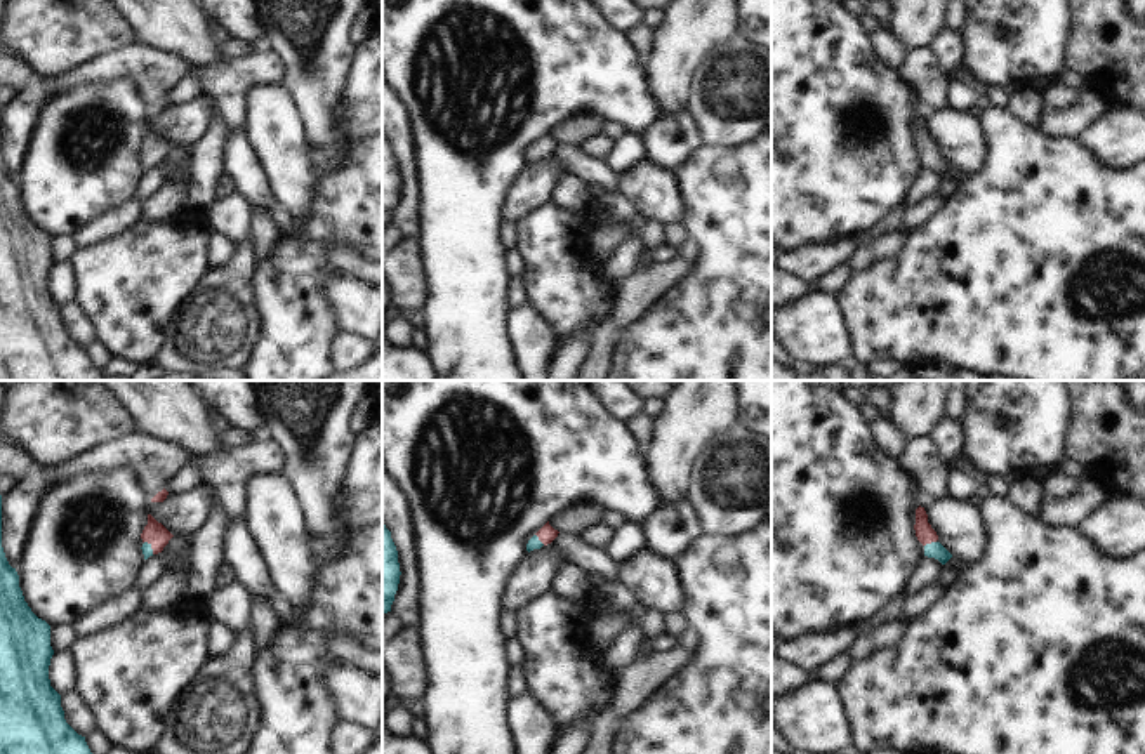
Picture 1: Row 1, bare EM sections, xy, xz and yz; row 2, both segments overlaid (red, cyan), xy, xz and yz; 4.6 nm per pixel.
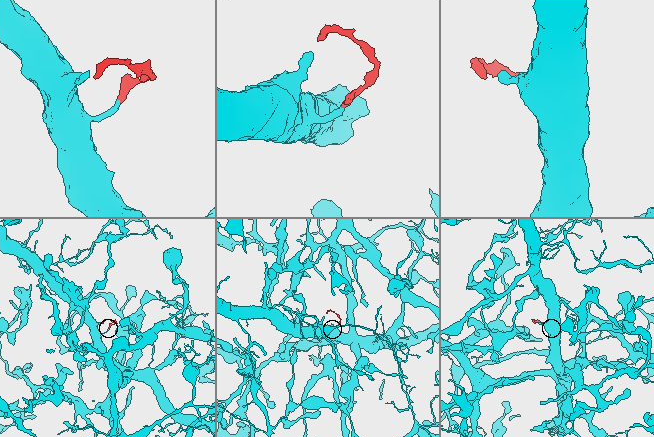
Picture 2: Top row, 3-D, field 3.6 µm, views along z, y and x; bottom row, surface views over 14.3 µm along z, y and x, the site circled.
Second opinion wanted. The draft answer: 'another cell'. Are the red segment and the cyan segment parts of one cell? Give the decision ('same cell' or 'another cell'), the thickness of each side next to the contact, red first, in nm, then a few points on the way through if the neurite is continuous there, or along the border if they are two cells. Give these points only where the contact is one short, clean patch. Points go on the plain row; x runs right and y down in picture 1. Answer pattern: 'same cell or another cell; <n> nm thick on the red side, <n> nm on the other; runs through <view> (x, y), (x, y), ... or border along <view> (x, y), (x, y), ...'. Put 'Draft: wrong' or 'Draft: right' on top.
Draft: wrong
same cell; 90 nm thick on the red side, 80 nm on the other; runs through yz (925, 145), (930, 153), (935, 160)

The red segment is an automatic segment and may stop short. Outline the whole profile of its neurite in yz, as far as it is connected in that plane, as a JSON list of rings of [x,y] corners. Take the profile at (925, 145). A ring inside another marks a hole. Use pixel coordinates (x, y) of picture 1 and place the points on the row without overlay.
[[[924,118],[916,120],[916,148],[924,156],[924,167],[938,170],[945,175],[952,165],[938,153],[937,142],[928,134],[928,125]]]

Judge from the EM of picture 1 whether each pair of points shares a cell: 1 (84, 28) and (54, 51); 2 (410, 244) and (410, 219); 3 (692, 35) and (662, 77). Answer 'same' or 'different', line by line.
1: same
2: different
3: same

